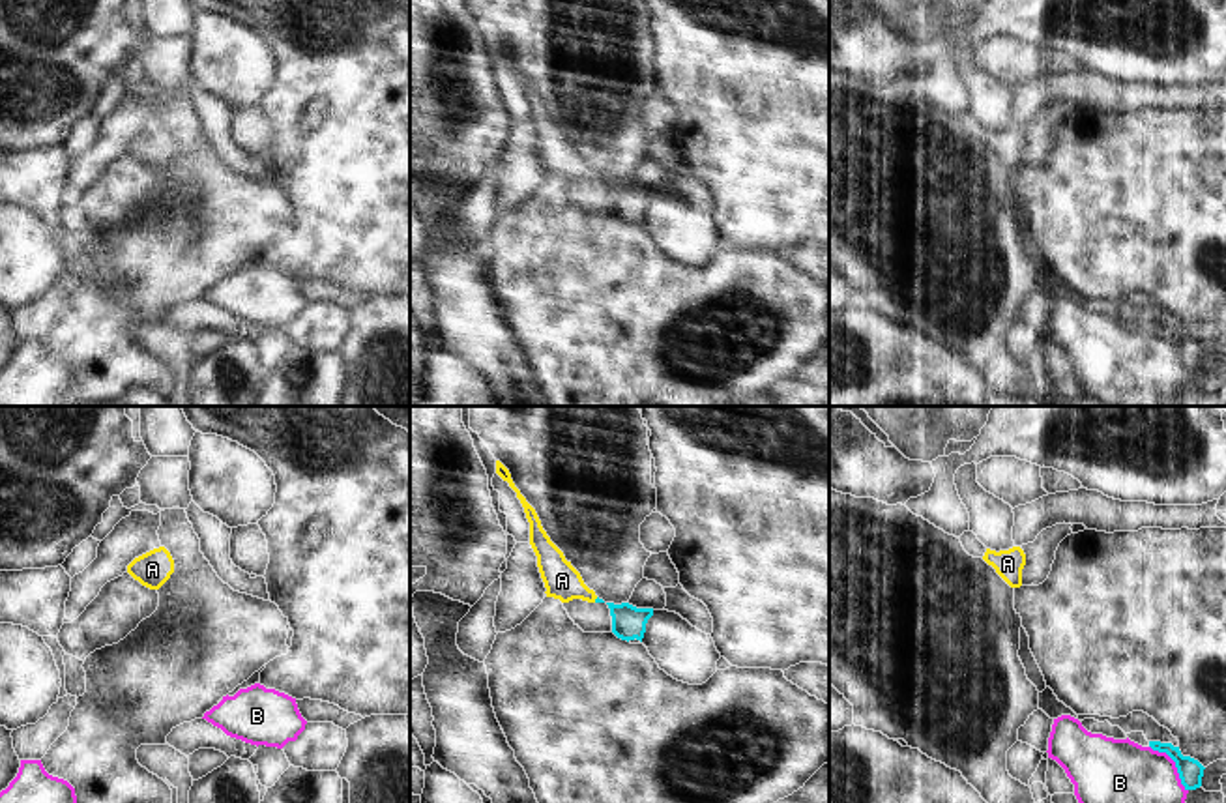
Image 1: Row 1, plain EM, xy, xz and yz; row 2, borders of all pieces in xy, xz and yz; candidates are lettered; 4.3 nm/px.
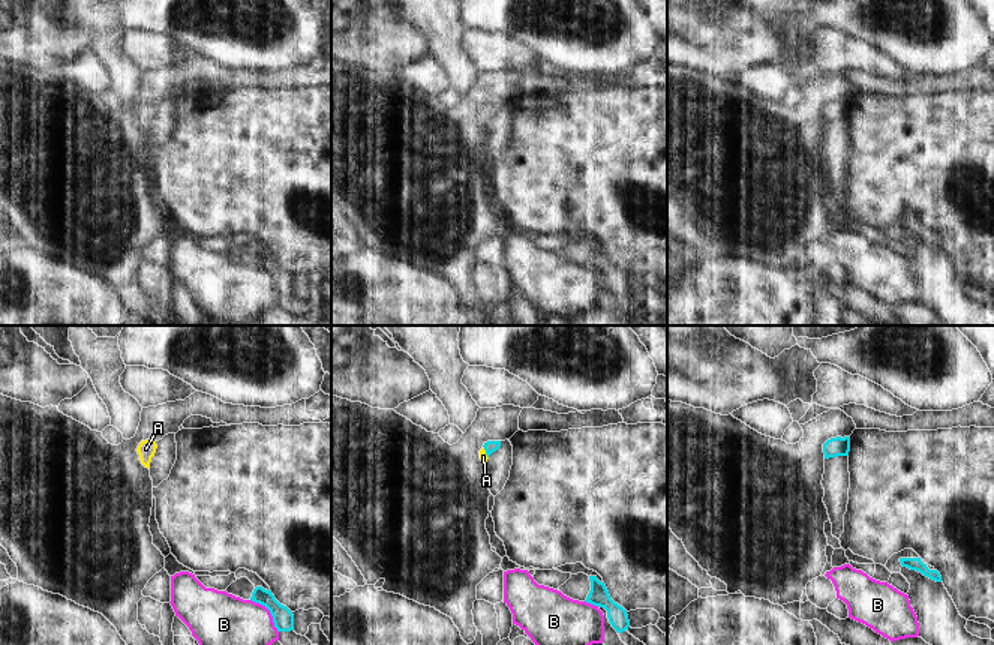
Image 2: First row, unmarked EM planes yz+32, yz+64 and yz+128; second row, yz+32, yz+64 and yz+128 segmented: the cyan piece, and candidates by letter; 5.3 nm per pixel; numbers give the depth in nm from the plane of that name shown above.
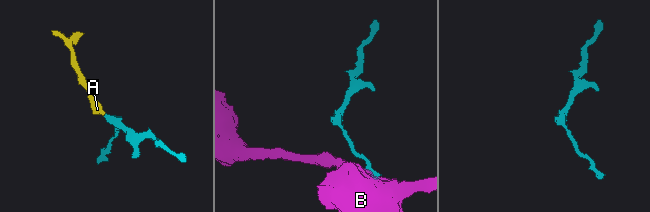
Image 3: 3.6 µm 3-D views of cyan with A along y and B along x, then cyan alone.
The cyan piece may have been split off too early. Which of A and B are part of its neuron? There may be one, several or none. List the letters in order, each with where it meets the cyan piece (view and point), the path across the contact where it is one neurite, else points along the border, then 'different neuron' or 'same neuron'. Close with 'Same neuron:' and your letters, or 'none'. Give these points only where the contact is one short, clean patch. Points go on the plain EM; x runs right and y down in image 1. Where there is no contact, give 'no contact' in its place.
A: xz (596, 180) | across xz (598, 180), (596, 180), (562, 161) | same neuron
B: yz (1176, 345) | along yz (1150, 326), (1163, 332), (1174, 343), (1180, 364), (1187, 371) | different neuron
Same neuron: A

